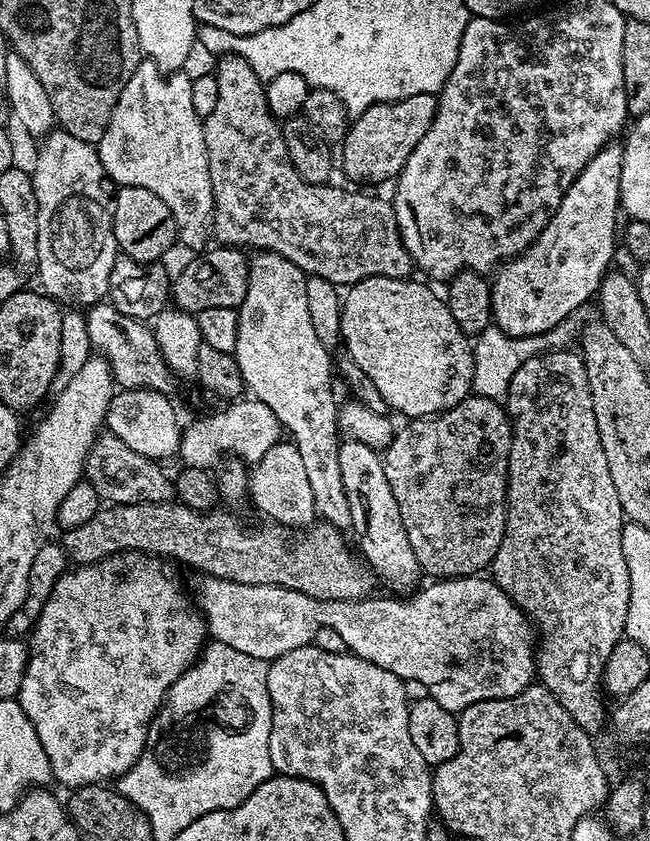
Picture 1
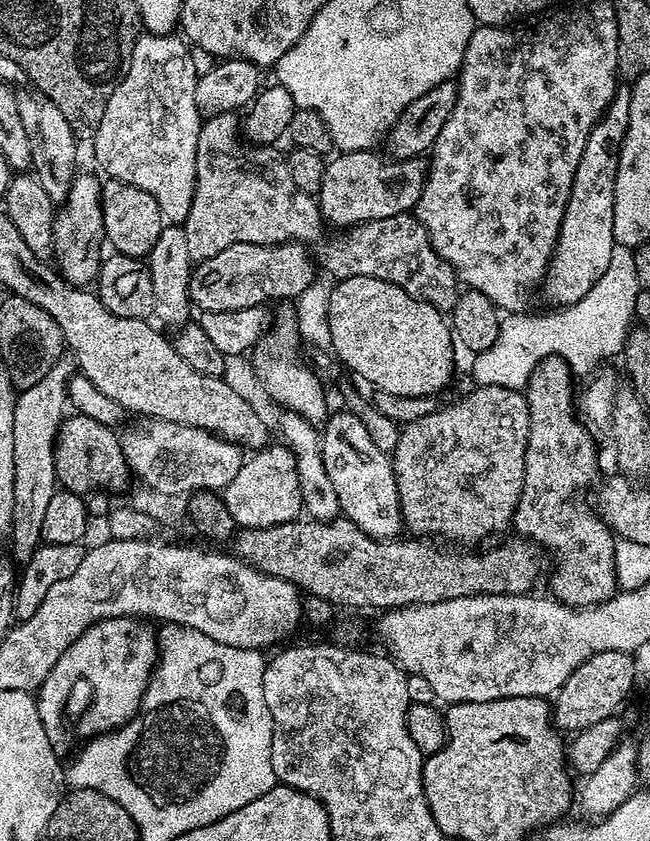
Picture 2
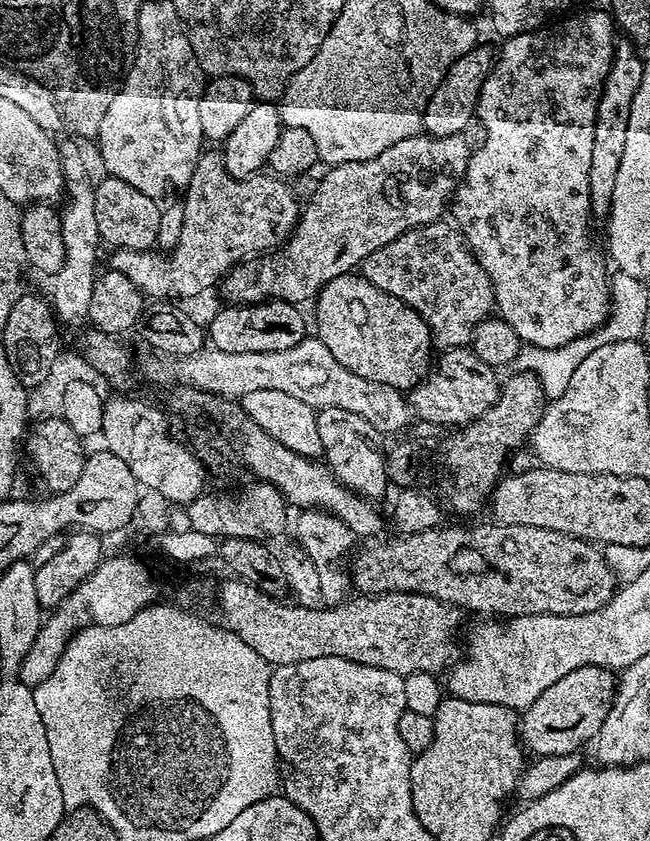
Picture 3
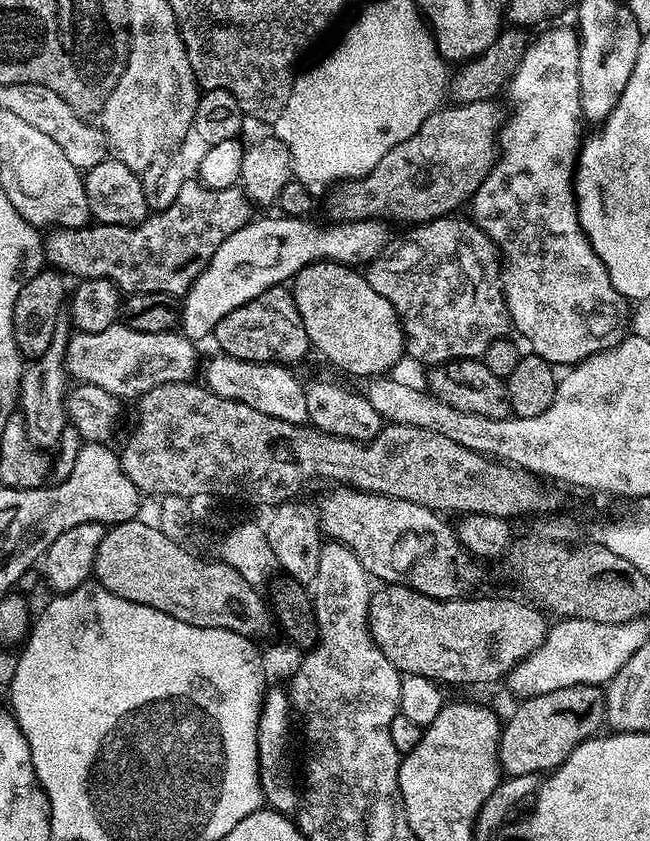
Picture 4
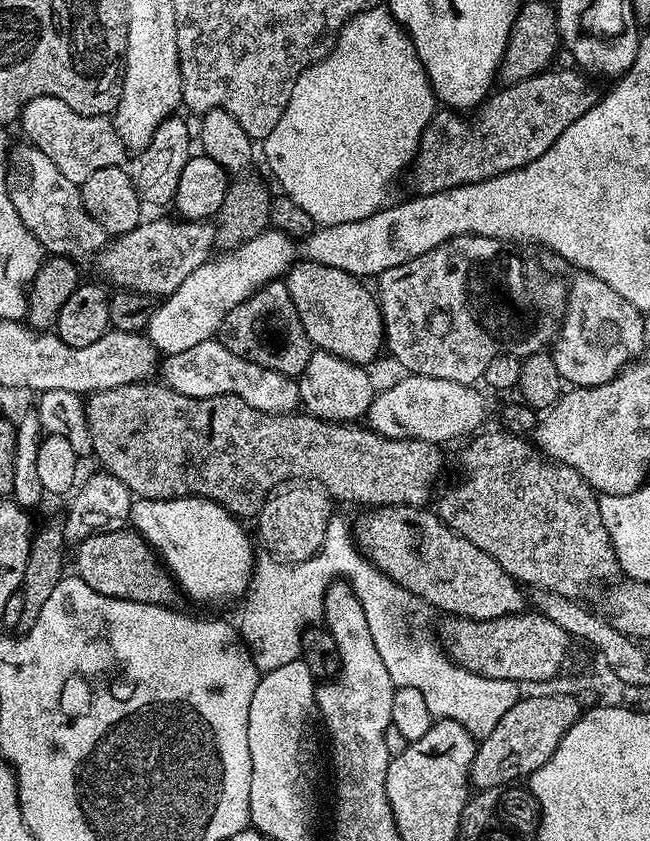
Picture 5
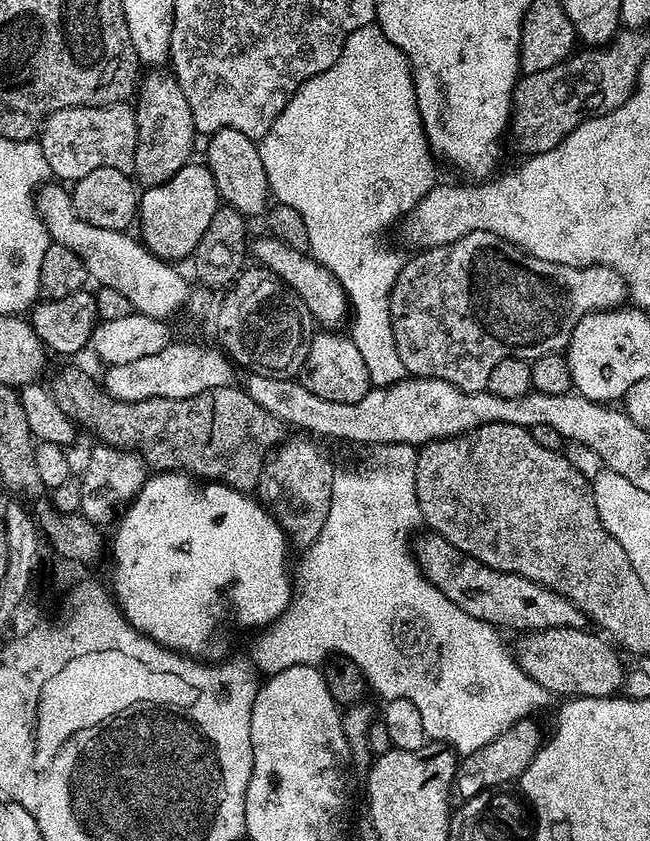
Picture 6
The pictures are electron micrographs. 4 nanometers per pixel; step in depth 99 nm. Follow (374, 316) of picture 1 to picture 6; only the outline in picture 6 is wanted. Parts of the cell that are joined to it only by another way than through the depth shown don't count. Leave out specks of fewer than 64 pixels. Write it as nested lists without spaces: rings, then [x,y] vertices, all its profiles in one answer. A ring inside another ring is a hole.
[[[263,234],[251,241],[250,256],[259,267],[269,268],[280,281],[291,291],[296,293],[296,297],[304,303],[304,310],[313,321],[320,323],[319,327],[324,330],[336,330],[341,327],[340,323],[347,321],[350,316],[350,305],[348,295],[342,290],[342,286],[320,263],[308,252],[299,252],[286,242],[282,242],[277,236]]]

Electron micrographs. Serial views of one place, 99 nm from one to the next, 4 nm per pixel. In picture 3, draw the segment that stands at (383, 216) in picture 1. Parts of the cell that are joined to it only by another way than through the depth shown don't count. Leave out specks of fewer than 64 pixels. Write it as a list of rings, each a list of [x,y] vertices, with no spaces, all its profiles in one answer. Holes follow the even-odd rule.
[[[201,151],[196,157],[192,177],[182,192],[184,213],[180,233],[170,248],[172,253],[159,256],[156,250],[117,248],[111,253],[111,271],[126,274],[126,278],[130,278],[138,291],[148,298],[196,296],[216,279],[217,283],[237,262],[256,254],[251,252],[283,245],[296,226],[298,201],[283,179],[264,175],[237,180],[224,169],[219,151]],[[444,223],[412,228],[362,263],[365,280],[420,313],[433,345],[440,350],[471,345],[473,326],[493,315],[496,302],[492,283],[473,258],[463,236],[451,223]]]

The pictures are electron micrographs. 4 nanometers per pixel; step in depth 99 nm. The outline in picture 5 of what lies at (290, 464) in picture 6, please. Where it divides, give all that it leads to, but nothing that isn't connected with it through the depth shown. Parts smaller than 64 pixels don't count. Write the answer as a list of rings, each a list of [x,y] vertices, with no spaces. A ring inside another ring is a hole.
[[[296,482],[271,493],[258,513],[263,551],[288,564],[297,564],[318,554],[326,538],[326,526],[330,526],[334,515],[332,507],[334,501],[328,491],[312,482]]]

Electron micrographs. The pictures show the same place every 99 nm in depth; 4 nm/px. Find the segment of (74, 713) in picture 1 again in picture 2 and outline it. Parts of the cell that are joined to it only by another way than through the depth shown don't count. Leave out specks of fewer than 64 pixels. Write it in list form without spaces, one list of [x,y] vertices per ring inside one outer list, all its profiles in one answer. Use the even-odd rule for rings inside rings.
[[[119,616],[108,620],[99,620],[97,624],[90,625],[74,643],[68,647],[58,658],[56,665],[50,670],[48,677],[40,683],[34,699],[38,714],[41,716],[42,726],[52,738],[60,732],[60,719],[64,716],[64,704],[69,703],[72,688],[81,682],[88,685],[90,703],[79,713],[80,728],[85,737],[95,738],[103,733],[111,732],[125,724],[131,716],[140,711],[140,699],[144,697],[144,688],[152,676],[152,669],[156,667],[158,659],[158,636],[155,631],[147,628],[147,623],[130,616]]]

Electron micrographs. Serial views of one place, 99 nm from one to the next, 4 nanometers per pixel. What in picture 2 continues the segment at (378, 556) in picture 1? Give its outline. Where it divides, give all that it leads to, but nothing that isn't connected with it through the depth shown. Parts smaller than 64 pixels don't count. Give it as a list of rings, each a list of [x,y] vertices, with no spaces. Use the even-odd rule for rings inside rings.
[[[345,410],[335,412],[323,421],[318,433],[326,478],[330,478],[334,494],[338,494],[343,519],[352,520],[358,530],[376,540],[395,540],[401,535],[402,521],[389,453],[374,446],[369,432],[354,414]]]

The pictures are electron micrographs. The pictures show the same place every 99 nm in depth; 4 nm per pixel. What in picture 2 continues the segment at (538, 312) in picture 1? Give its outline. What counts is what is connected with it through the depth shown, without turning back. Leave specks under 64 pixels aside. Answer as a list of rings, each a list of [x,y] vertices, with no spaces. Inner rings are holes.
[[[617,87],[610,106],[594,130],[590,130],[590,138],[586,138],[586,150],[582,150],[582,162],[578,162],[578,170],[574,174],[572,193],[564,211],[556,248],[552,251],[552,260],[542,281],[544,296],[552,306],[569,305],[585,297],[609,265],[611,248],[617,243],[614,238],[616,171],[620,147],[624,145],[626,130],[630,126],[631,97],[631,87]]]

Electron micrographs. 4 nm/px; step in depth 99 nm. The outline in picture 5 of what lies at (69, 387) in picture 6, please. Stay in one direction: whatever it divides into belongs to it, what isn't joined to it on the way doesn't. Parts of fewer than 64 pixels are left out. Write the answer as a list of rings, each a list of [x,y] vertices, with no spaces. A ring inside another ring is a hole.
[[[141,382],[127,384],[110,390],[93,392],[87,397],[88,429],[92,438],[91,455],[100,459],[99,467],[103,471],[110,472],[118,482],[122,482],[131,490],[133,497],[141,500],[173,500],[179,496],[201,496],[203,500],[213,500],[220,504],[227,512],[237,518],[244,516],[255,517],[260,507],[269,495],[281,486],[289,482],[315,482],[319,487],[328,491],[333,501],[345,500],[348,504],[368,504],[364,506],[424,506],[433,499],[432,487],[440,476],[440,452],[437,445],[429,440],[399,440],[398,438],[386,438],[373,432],[367,426],[357,426],[352,422],[337,422],[334,420],[319,420],[317,416],[307,414],[289,414],[287,412],[263,412],[237,396],[211,396],[210,398],[190,398],[178,394],[173,388],[169,388],[163,382]]]

